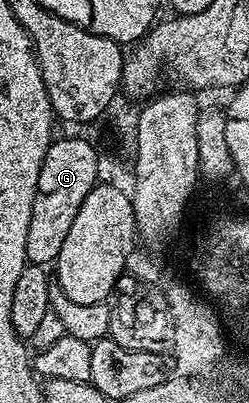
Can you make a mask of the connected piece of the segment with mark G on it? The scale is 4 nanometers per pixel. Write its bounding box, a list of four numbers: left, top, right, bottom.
[25,138,100,265]

